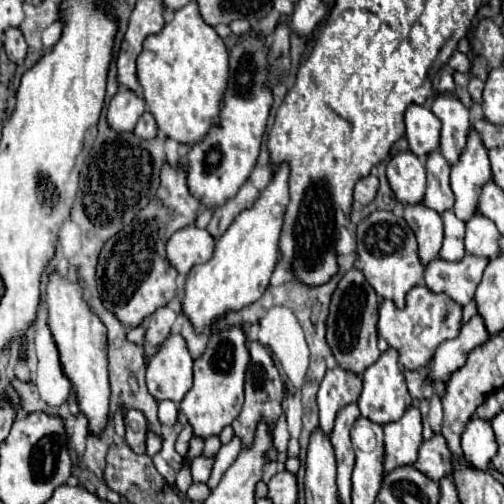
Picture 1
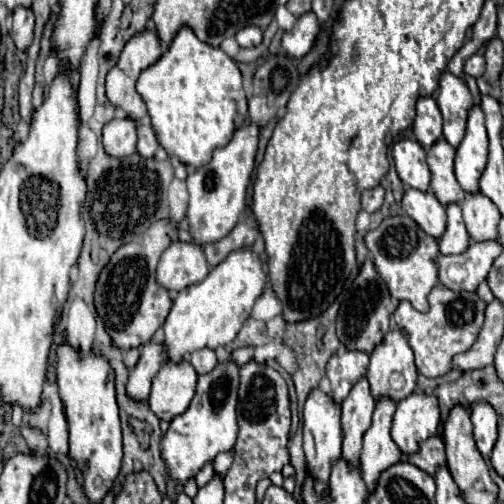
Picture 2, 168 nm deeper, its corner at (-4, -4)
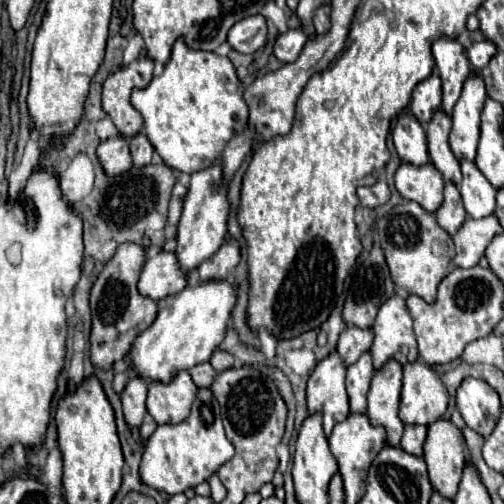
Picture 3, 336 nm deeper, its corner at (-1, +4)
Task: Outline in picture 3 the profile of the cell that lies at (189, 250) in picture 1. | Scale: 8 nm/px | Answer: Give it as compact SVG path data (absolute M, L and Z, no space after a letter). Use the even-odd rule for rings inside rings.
M162 250L144 264L138 280L138 292L150 300L162 300L178 294L182 288L186 288L186 282L188 280L178 268L174 252Z

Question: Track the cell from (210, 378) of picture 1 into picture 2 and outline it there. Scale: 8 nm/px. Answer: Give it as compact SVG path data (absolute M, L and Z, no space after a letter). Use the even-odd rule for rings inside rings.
M233 358L219 362L213 372L199 376L197 394L189 408L171 420L169 430L161 440L161 456L167 462L167 472L181 484L195 476L205 462L213 460L219 452L231 450L237 438L237 388L239 366Z

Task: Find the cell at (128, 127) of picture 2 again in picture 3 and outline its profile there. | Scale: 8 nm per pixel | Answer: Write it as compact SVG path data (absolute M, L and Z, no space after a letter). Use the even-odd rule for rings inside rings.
M114 136L106 142L102 142L98 146L96 156L98 156L98 162L100 162L100 166L108 178L120 176L132 168L128 140L122 136Z

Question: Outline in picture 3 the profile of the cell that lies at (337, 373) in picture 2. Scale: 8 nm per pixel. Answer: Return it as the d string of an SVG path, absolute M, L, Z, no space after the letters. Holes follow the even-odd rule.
M348 326L348 328L342 332L336 348L338 348L340 356L344 358L344 364L350 366L352 362L358 360L358 356L360 356L362 352L366 352L366 350L370 348L372 340L374 340L372 328L362 330L362 328L356 328L356 326Z

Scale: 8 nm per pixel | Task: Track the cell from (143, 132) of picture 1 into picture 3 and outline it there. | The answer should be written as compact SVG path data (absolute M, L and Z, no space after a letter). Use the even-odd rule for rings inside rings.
M138 134L138 136L130 138L128 144L130 144L130 154L132 154L134 168L142 168L142 166L150 164L154 148L152 148L152 144L148 142L148 138L144 134Z

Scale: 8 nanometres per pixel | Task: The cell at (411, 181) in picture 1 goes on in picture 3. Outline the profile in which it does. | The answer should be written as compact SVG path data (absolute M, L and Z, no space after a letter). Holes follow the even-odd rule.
M412 114L398 116L398 122L392 130L394 146L400 160L410 160L410 164L428 162L428 146L422 124Z

